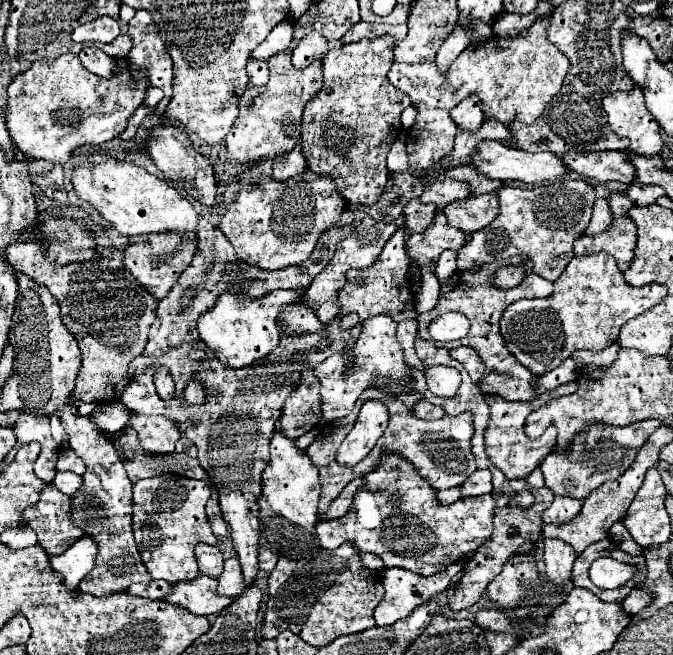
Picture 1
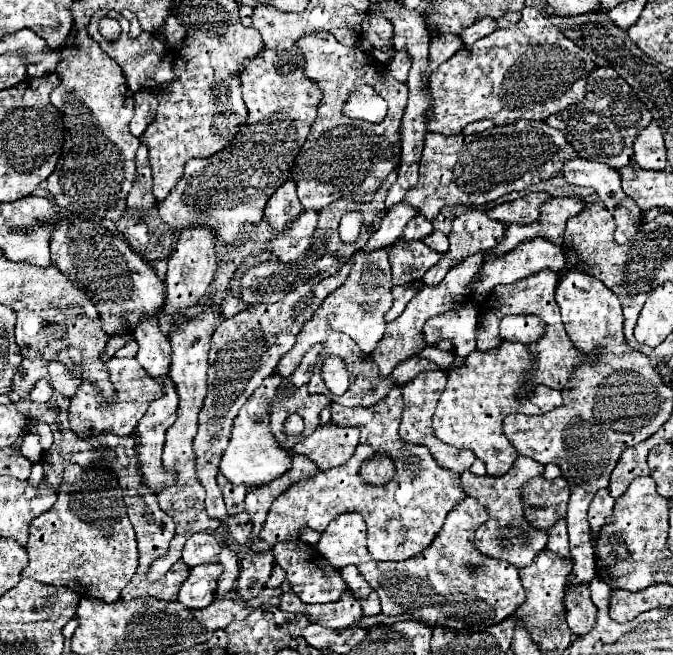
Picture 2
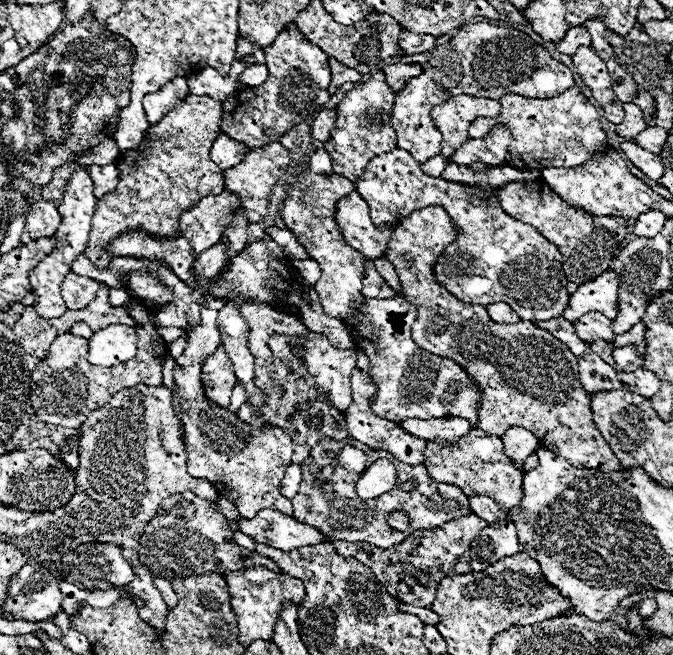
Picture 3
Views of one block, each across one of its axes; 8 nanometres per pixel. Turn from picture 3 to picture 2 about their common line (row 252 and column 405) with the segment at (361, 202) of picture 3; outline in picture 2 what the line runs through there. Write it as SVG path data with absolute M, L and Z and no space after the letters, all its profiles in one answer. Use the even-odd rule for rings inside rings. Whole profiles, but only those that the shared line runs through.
M414 356L406 362L402 362L394 372L392 372L392 378L396 378L398 386L404 386L406 382L410 382L410 378L418 376L420 372L426 372L426 370L436 370L436 366L428 360L422 360L420 356Z

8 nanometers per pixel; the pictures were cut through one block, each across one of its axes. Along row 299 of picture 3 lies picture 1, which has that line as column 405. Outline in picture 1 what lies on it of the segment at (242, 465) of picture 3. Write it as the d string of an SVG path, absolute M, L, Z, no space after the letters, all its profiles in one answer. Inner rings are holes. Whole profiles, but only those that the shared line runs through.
M414 198L404 206L402 214L404 214L404 226L408 234L420 234L434 222L436 206L422 204L418 198Z

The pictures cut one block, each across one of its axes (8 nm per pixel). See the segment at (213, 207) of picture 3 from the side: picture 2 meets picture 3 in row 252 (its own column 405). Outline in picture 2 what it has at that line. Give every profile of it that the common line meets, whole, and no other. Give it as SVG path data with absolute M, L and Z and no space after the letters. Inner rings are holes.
M514 122L508 126L494 126L480 134L426 134L420 160L420 180L406 192L404 200L410 202L428 220L436 218L442 206L476 206L482 208L500 196L526 190L532 184L550 180L560 174L566 158L576 158L576 150L566 142L560 130L550 128L546 122Z

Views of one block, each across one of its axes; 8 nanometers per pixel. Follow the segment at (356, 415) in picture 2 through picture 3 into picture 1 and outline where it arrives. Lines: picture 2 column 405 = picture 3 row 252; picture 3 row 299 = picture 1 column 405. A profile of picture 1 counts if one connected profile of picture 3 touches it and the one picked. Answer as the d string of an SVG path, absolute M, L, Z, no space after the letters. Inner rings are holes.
M398 452L382 454L378 466L362 480L364 486L356 492L346 516L320 520L314 526L322 548L334 550L342 542L354 542L360 550L380 556L386 568L404 568L420 576L430 576L446 570L464 554L474 552L492 534L492 494L440 504L436 490Z

